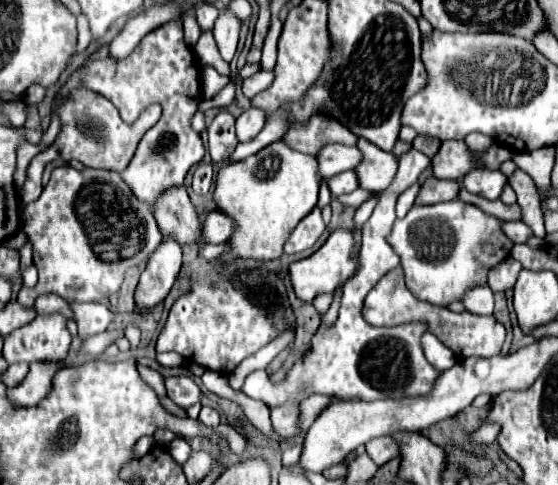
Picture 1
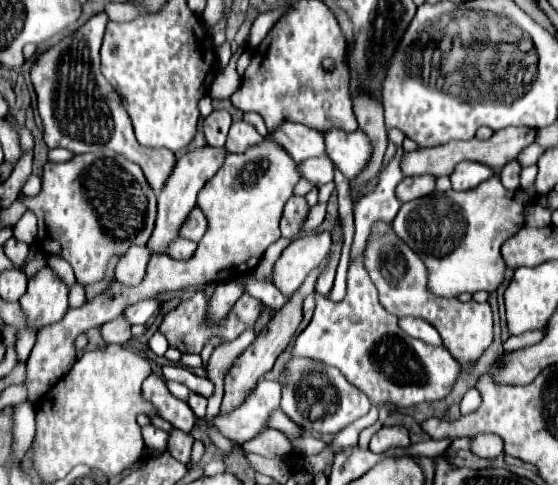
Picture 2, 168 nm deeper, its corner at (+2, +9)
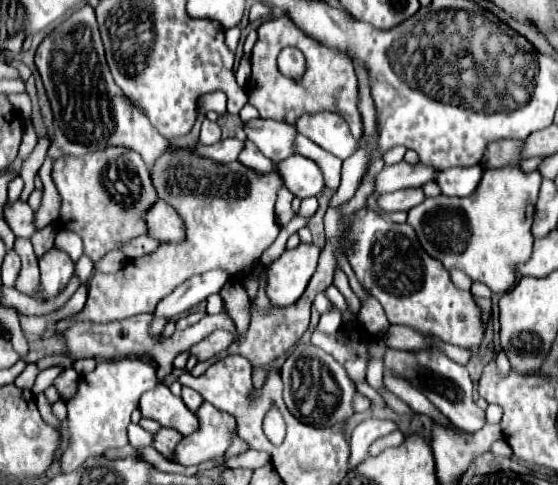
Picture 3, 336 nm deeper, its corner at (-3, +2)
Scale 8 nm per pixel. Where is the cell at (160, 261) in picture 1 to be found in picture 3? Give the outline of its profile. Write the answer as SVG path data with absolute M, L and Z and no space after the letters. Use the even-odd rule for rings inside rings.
M232 137L232 139L222 139L210 147L204 147L204 145L198 145L194 149L194 153L202 159L210 159L214 163L232 163L238 159L240 151L242 151L242 145L244 141Z

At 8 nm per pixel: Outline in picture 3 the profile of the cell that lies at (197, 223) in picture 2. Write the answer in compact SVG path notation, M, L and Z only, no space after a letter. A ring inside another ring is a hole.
M166 201L154 203L154 209L146 213L146 223L150 225L150 237L162 243L178 243L186 239L186 227L182 217Z

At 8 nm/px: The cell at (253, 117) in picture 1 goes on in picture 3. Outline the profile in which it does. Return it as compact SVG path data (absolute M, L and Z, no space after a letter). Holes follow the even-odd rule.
M244 141L244 149L242 149L238 161L250 169L260 169L260 173L268 173L274 167L274 163L266 155L262 155L260 149L250 141Z

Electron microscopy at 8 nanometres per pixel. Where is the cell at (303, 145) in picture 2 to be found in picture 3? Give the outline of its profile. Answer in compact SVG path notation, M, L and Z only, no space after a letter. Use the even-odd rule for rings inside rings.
M258 119L250 121L250 125L244 125L244 131L248 139L274 163L280 163L296 153L294 139L298 131L290 123L274 119Z

